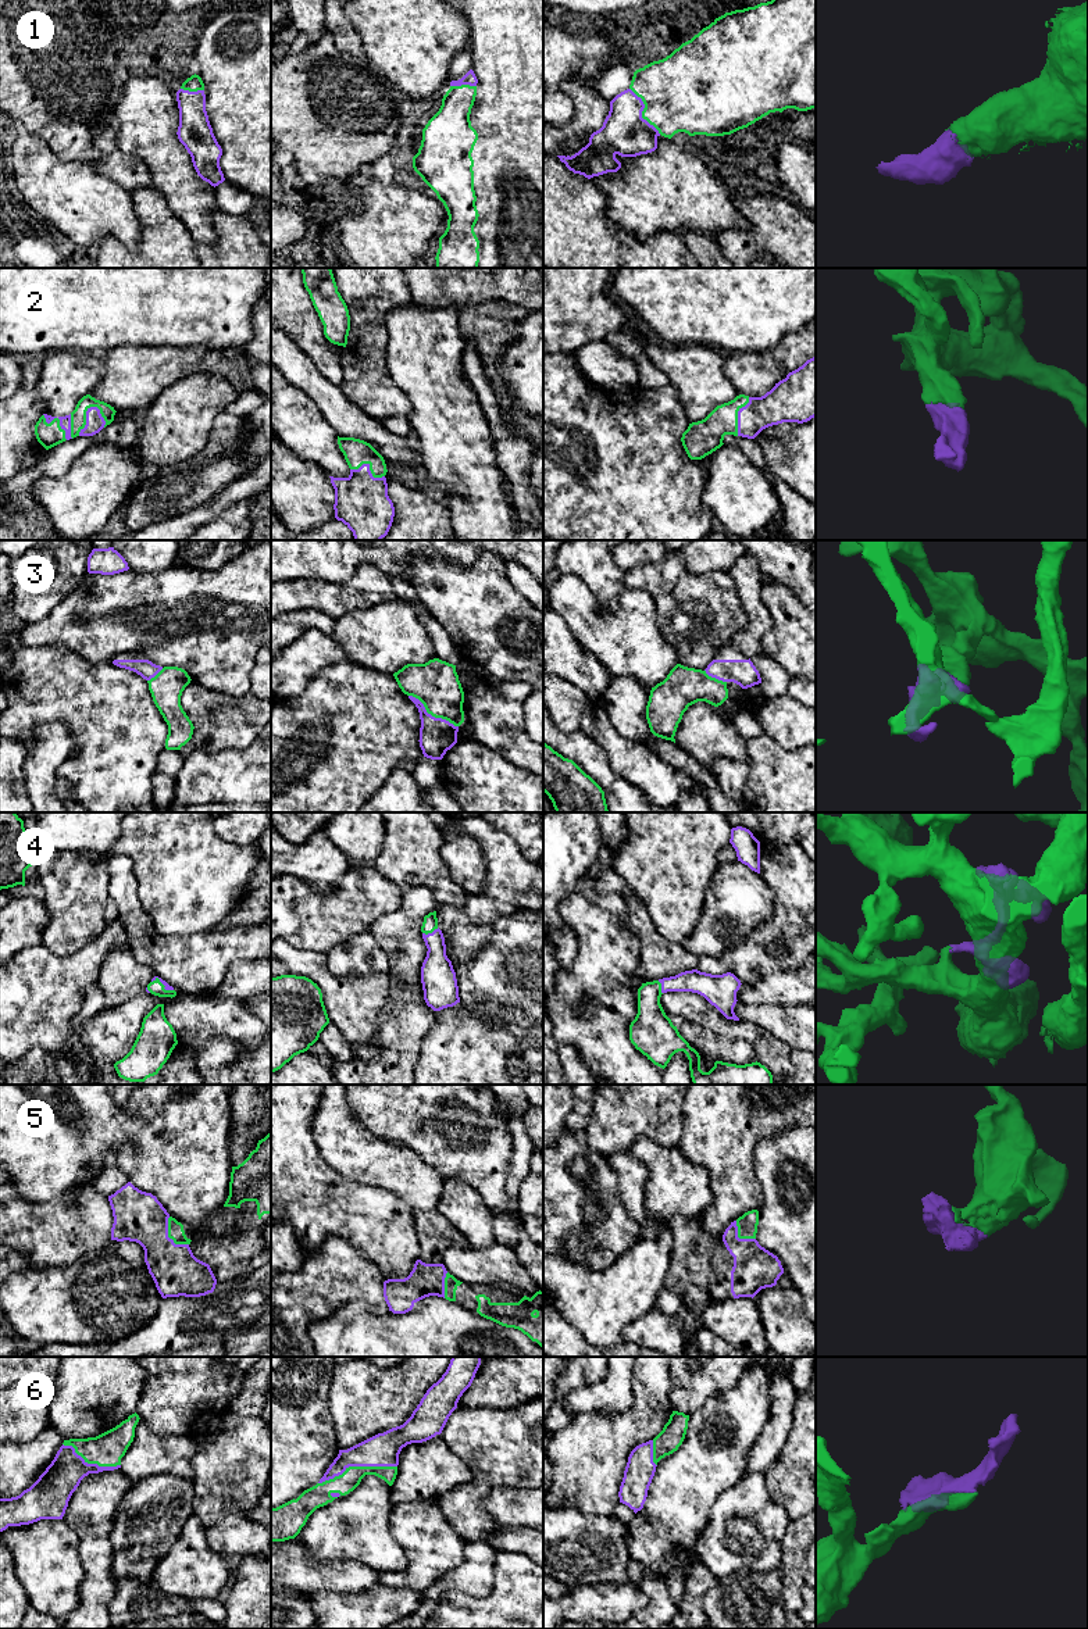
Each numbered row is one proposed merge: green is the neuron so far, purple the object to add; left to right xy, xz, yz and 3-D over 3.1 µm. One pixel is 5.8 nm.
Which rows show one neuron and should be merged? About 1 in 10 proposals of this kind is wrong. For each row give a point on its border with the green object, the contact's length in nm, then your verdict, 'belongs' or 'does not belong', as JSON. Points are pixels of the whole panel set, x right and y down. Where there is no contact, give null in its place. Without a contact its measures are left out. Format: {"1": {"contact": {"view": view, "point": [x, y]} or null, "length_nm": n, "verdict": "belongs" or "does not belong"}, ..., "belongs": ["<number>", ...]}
{"1": {"contact": {"view": "yz", "point": [642, 111]}, "length_nm": 320, "verdict": "belongs"}, "2": {"contact": {"view": "xy", "point": [85, 418]}, "length_nm": 200, "verdict": "belongs"}, "3": {"contact": {"view": "xz", "point": [432, 715]}, "length_nm": 340, "verdict": "belongs"}, "4": {"contact": {"view": "xz", "point": [430, 932]}, "length_nm": 100, "verdict": "belongs"}, "5": {"contact": {"view": "xy", "point": [168, 1236]}, "length_nm": 200, "verdict": "belongs"}, "6": {"contact": {"view": "xz", "point": [357, 1467]}, "length_nm": 460, "verdict": "belongs"}, "belongs": ["1", "2", "3", "4", "5", "6"]}

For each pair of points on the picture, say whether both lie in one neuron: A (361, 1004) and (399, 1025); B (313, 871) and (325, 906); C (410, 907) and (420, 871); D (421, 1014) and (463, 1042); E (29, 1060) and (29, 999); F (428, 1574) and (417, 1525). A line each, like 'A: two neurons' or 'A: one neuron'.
A: two neurons
B: two neurons
C: two neurons
D: two neurons
E: two neurons
F: one neuron

